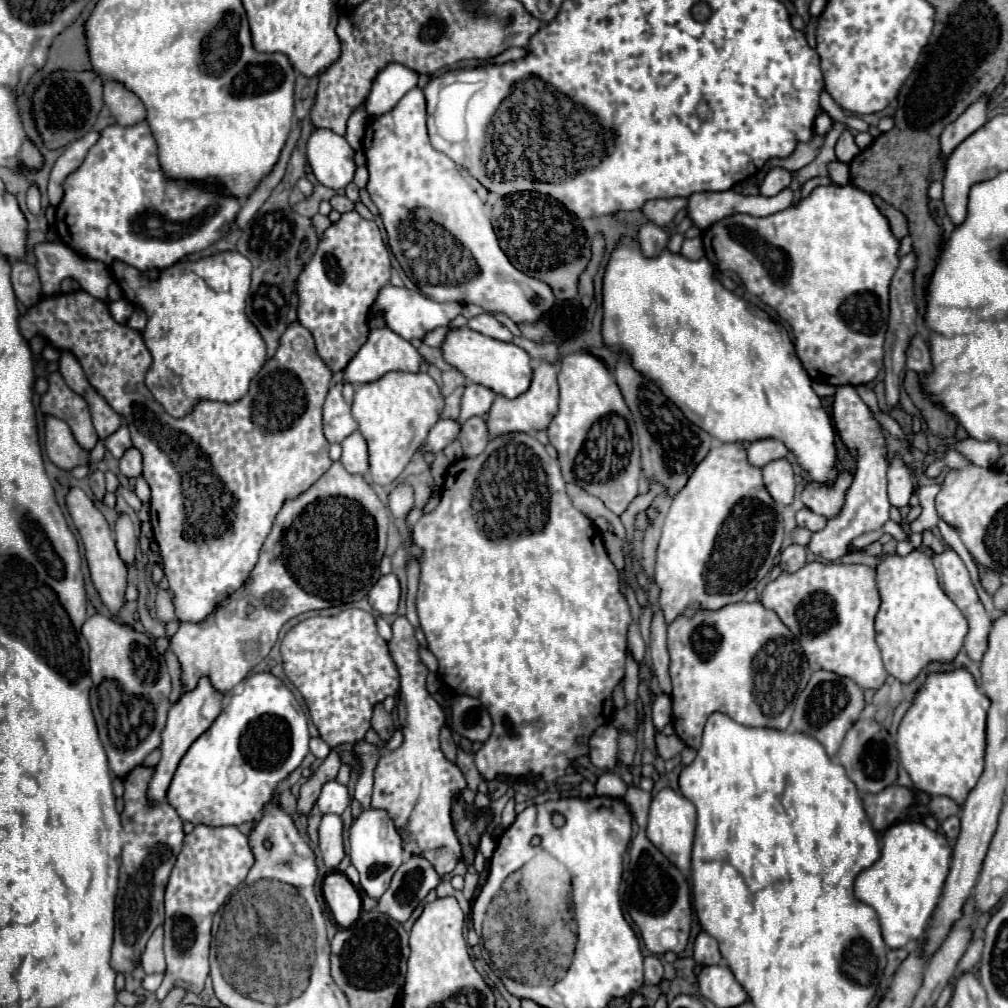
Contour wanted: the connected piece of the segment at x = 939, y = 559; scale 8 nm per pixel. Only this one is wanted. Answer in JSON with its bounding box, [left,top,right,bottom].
[933,549,991,661]

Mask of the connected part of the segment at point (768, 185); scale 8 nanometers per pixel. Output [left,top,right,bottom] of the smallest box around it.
[759,169,793,197]

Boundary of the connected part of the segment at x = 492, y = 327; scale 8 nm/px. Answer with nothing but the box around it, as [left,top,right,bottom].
[467,313,513,341]

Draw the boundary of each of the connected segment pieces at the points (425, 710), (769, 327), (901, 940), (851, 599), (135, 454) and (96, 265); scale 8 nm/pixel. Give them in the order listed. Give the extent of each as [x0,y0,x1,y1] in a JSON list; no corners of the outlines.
[[373,617,465,877],[603,239,839,485],[855,823,951,949],[761,563,885,689],[119,447,141,477],[33,243,113,301]]

